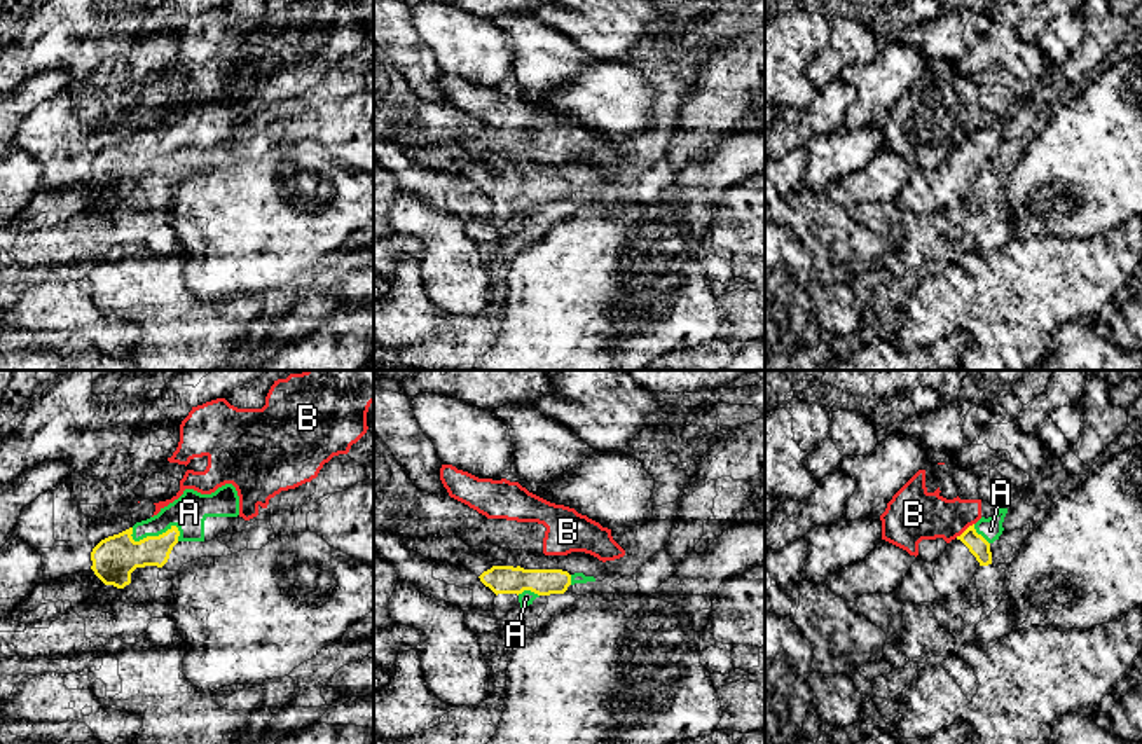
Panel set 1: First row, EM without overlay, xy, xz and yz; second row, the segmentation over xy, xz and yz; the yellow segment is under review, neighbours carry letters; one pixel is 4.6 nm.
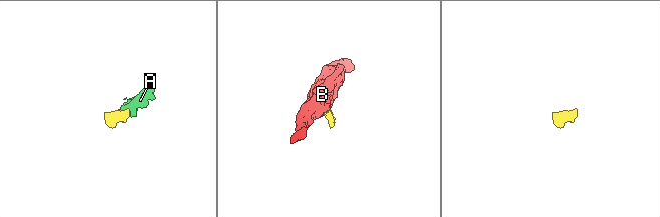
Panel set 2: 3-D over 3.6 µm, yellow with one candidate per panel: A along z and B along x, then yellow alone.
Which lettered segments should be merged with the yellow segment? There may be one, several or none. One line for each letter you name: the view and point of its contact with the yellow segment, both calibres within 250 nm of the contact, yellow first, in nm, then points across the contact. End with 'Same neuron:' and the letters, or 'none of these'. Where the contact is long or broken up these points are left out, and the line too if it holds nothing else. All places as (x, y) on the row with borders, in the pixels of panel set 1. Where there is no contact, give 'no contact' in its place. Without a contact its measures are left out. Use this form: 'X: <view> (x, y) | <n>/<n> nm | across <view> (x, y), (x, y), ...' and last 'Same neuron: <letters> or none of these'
A: xy (154, 537) | 200/160 nm | across xy (114, 559), (154, 537), (189, 512)
Same neuron: A

